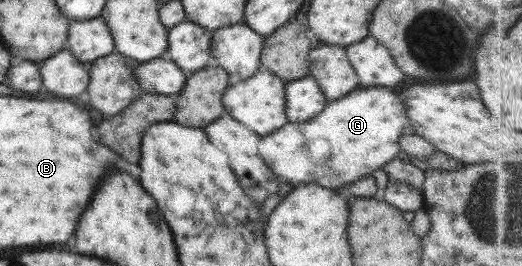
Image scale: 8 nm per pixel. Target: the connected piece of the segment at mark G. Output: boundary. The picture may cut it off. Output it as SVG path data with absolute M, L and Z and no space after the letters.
M358 86L339 100L328 102L314 118L298 124L283 124L274 132L259 137L257 148L264 166L273 172L282 184L296 186L300 182L316 182L322 188L334 190L370 175L396 158L399 150L397 138L401 128L408 126L399 88L392 90L380 86Z

